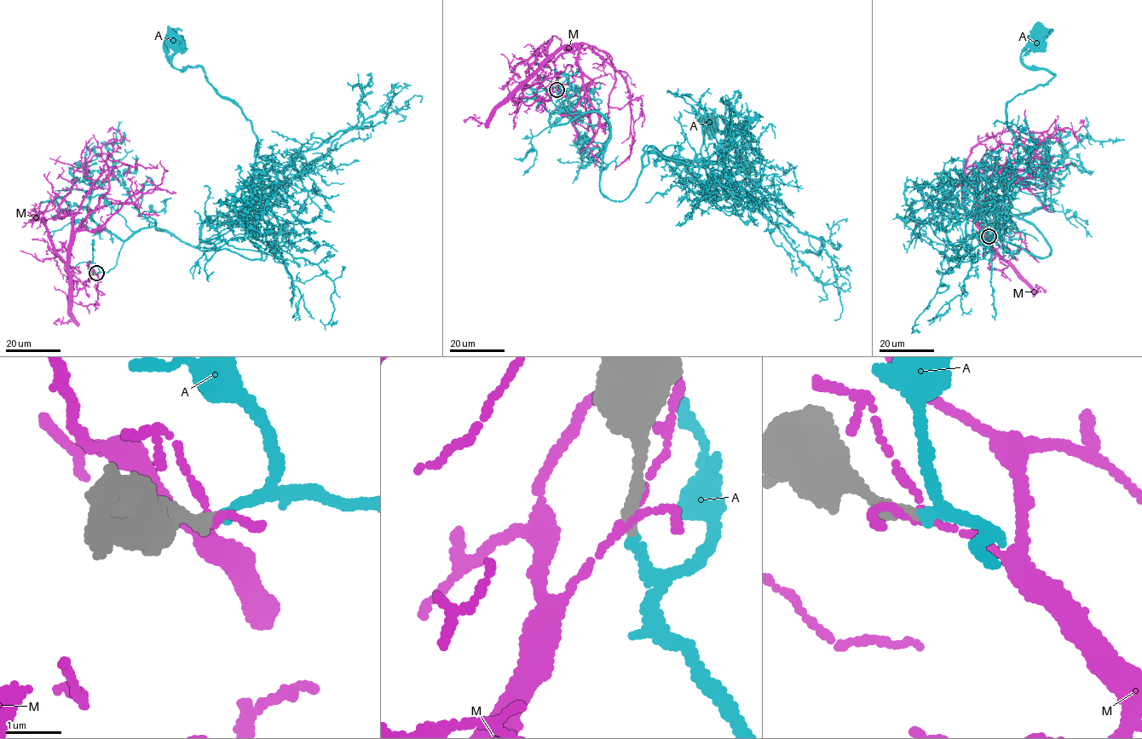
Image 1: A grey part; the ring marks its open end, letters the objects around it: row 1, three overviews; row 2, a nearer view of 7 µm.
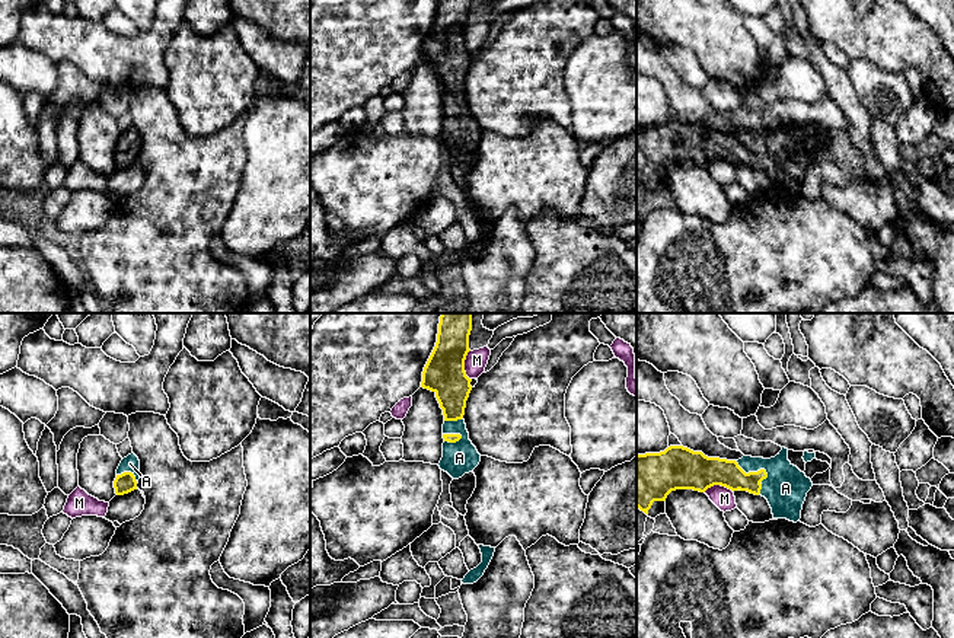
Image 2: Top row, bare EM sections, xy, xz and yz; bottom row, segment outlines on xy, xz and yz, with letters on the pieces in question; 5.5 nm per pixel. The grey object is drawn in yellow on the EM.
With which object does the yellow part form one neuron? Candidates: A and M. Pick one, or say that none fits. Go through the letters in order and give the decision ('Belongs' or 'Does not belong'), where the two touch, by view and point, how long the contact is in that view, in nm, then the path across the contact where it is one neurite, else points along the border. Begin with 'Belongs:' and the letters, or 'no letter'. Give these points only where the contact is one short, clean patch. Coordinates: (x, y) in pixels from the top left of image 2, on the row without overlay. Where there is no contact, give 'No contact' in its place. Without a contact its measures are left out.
Belongs: A
A: Belongs. Touches yellow at yz (762, 143). Shared border 240 nm. Path across: yz (717, 144), (762, 143), (785, 162)
M: Does not belong. Touches yellow at xz (463, 38). Shared border 170 nm. Boundary: xz (469, 24), (465, 32), (465, 47), (471, 53)

